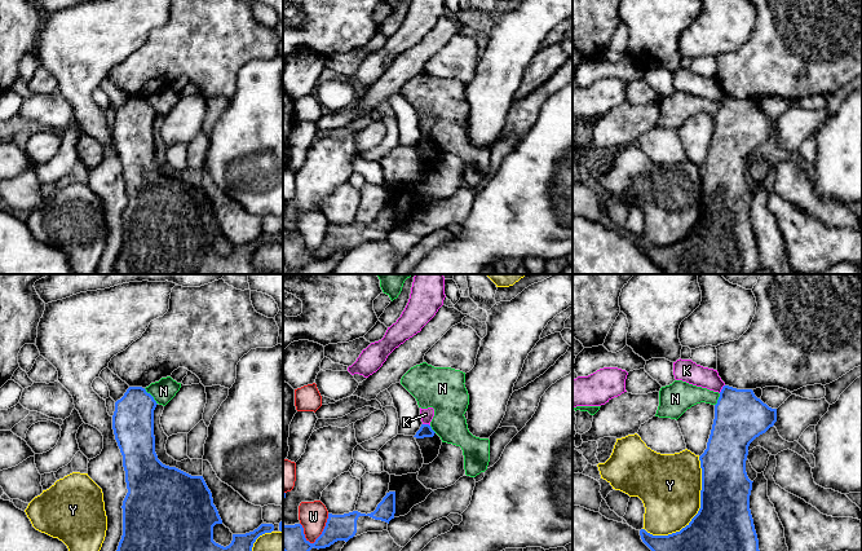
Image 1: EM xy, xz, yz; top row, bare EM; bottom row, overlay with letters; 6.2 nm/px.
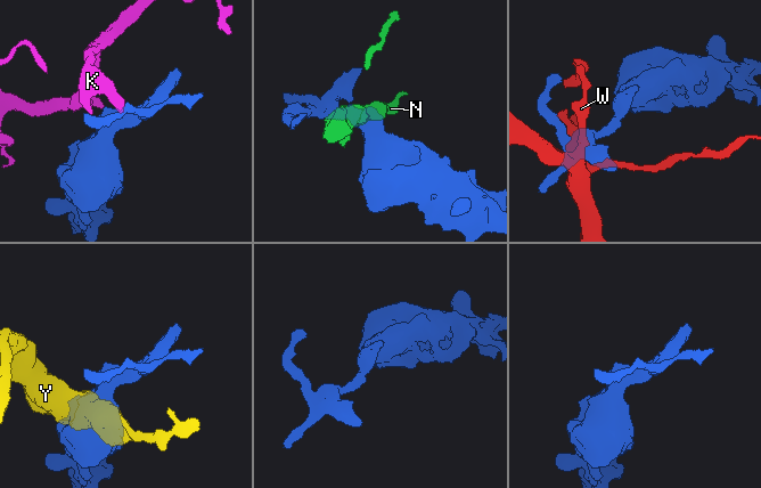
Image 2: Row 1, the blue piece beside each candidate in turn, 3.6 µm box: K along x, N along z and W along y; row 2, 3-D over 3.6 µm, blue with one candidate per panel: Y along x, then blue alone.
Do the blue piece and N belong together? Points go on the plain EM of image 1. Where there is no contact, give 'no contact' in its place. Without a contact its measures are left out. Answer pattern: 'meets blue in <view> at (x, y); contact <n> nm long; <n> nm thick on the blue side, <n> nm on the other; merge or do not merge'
meets blue in xy at (151, 106); contact 130 nm long; 260 nm thick on the blue side, 140 nm on the other; do not merge

